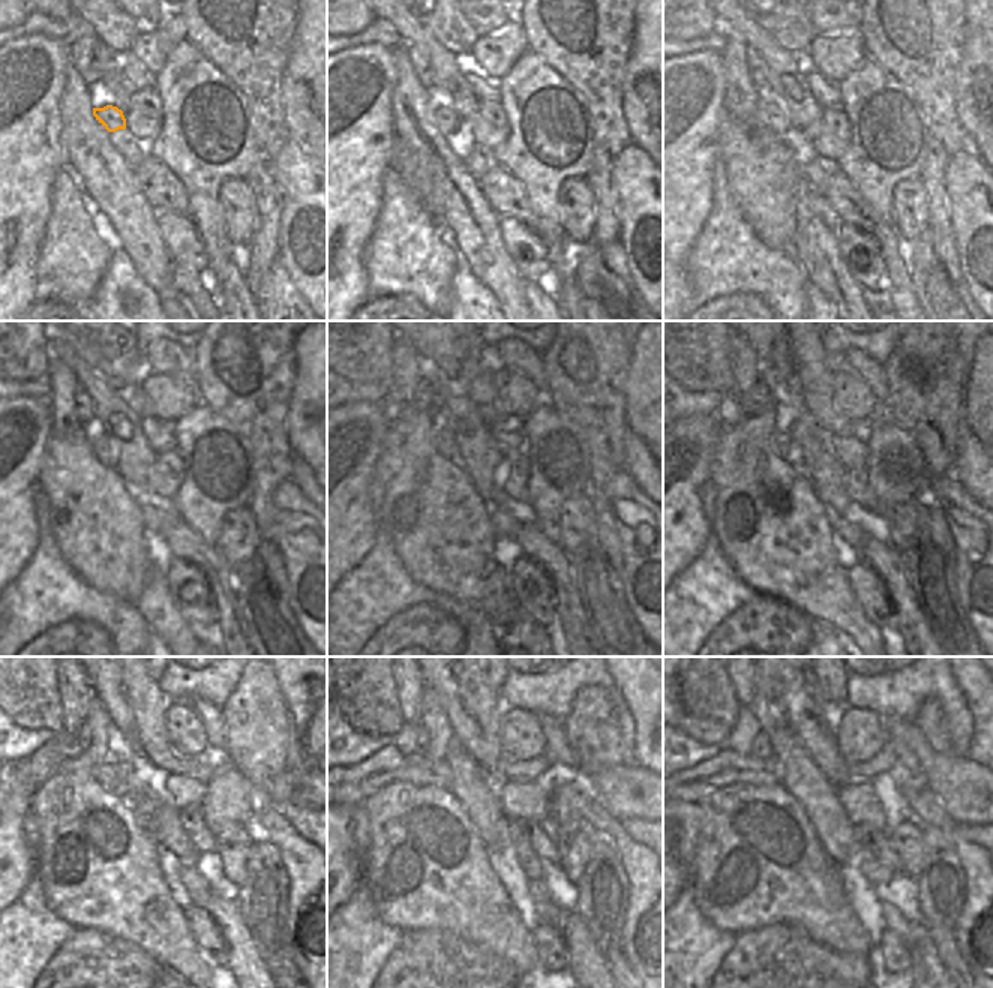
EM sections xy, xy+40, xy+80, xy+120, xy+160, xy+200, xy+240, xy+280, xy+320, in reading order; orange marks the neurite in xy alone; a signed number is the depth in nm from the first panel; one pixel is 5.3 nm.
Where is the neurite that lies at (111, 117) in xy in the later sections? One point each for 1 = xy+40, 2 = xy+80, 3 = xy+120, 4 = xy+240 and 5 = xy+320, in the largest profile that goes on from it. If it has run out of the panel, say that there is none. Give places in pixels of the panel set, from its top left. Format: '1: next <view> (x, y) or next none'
1: next xy+40 (446, 120)
2: next xy+80 (774, 117)
3: next xy+120 (104, 449)
4: next xy+240 (107, 772)
5: next xy+320 (774, 772)

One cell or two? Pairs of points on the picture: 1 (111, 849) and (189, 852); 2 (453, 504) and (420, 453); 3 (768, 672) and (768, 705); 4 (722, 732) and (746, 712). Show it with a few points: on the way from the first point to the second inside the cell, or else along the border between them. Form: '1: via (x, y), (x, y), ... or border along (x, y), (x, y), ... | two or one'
1: border along (147, 832), (159, 846) | two
2: via (441, 492), (420, 471), (420, 465) | one
3: via (767, 679), (767, 697) | one
4: border along (729, 729), (729, 733), (717, 742), (696, 741) | two

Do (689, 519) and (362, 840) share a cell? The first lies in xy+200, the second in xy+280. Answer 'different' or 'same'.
different

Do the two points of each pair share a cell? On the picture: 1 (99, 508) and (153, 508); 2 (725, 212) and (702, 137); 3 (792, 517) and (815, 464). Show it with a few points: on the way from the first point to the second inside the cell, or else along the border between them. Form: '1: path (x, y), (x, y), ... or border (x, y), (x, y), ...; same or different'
1: border (138, 498), (143, 525), (152, 537); different
2: border (719, 155), (714, 164), (714, 198), (710, 209); different
3: border (801, 470), (818, 498), (828, 508); different

